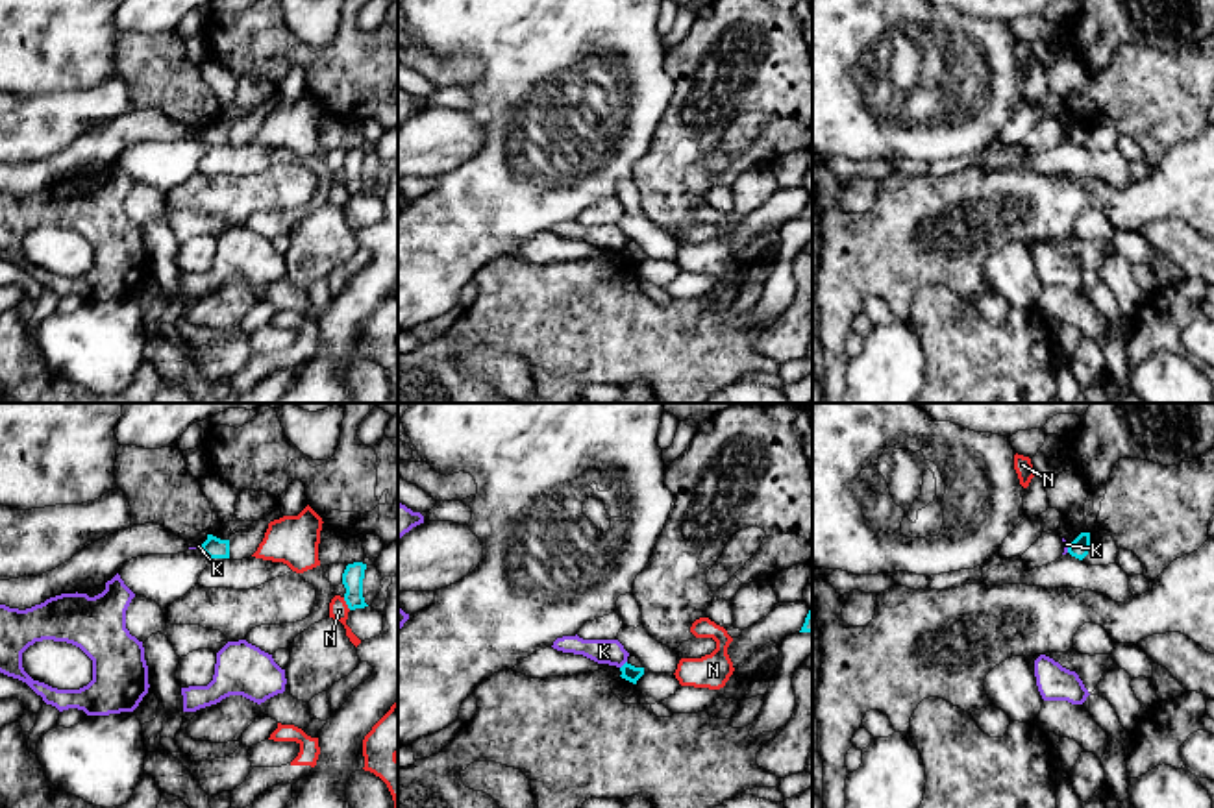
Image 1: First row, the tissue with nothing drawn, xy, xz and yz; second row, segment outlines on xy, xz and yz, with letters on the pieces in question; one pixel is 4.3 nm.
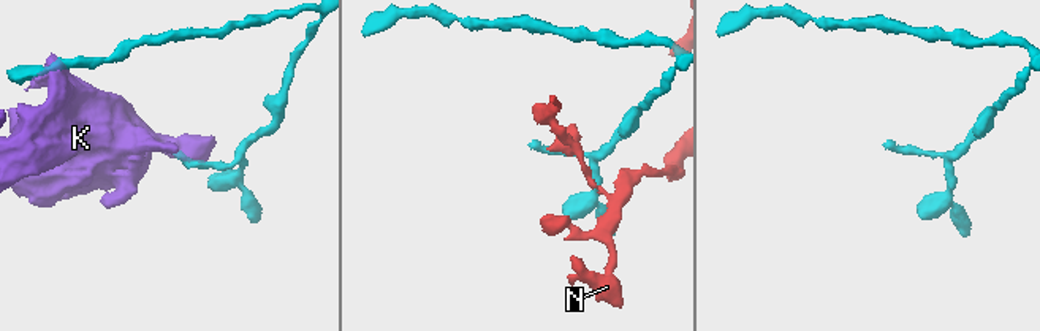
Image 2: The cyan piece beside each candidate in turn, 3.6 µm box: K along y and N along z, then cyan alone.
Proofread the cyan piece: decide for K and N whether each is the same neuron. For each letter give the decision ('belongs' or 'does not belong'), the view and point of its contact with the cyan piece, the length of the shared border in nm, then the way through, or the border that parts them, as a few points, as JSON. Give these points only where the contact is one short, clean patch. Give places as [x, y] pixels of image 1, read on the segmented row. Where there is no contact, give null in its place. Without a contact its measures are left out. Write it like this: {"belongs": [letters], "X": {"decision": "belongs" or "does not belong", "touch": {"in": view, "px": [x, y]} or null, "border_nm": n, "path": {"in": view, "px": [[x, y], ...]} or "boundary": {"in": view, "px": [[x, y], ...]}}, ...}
{"belongs": [], "K": {"decision": "does not belong", "touch": {"in": "xz", "px": [624, 664]}, "border_nm": 50}, "N": {"decision": "does not belong", "touch": {"in": "xy", "px": [346, 603]}, "border_nm": 70}}

